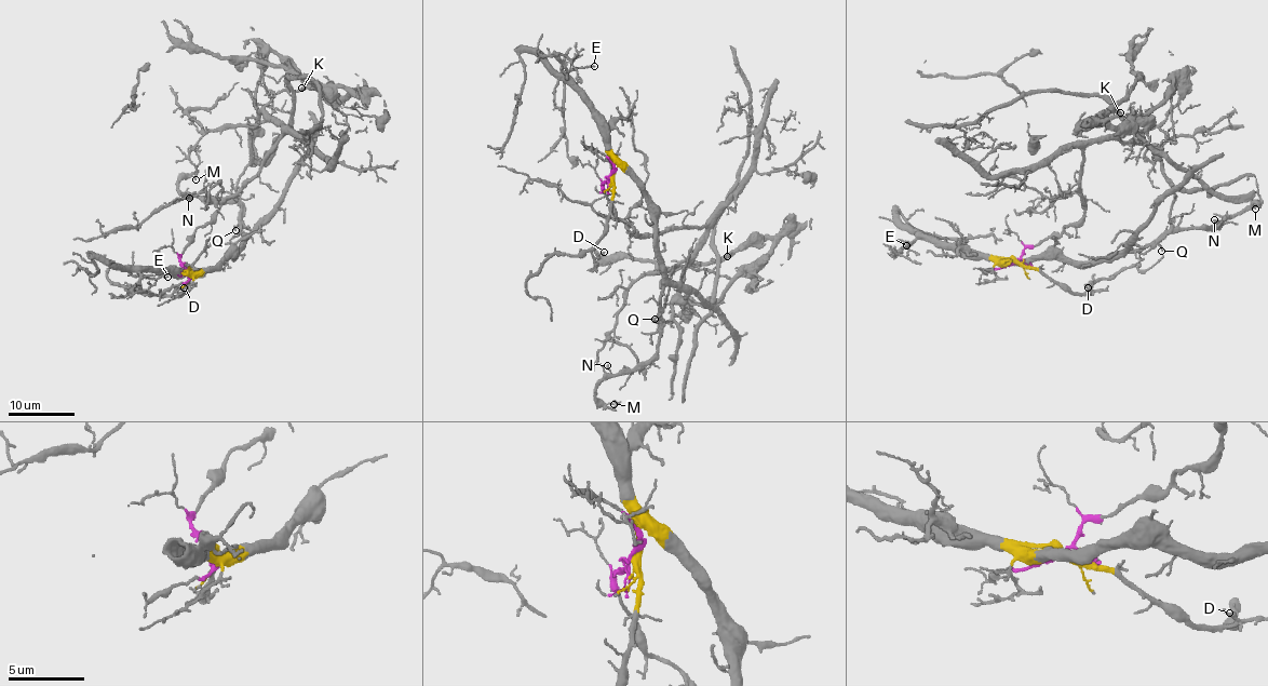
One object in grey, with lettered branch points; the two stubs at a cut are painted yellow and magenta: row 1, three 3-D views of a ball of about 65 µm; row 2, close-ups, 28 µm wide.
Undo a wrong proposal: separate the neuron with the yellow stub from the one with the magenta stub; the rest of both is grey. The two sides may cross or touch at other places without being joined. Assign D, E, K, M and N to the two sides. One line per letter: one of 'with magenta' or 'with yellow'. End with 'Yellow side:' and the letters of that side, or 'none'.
D: with yellow
E: with yellow
K: with magenta
M: with yellow
N: with yellow
Yellow side: D, E, M, N

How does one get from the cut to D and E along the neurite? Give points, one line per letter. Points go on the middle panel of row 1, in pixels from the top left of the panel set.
D: (611, 175), (614, 201), (608, 230), (591, 254), (596, 257), (605, 252)
E: (611, 175), (607, 123), (566, 76), (576, 68), (594, 66)

